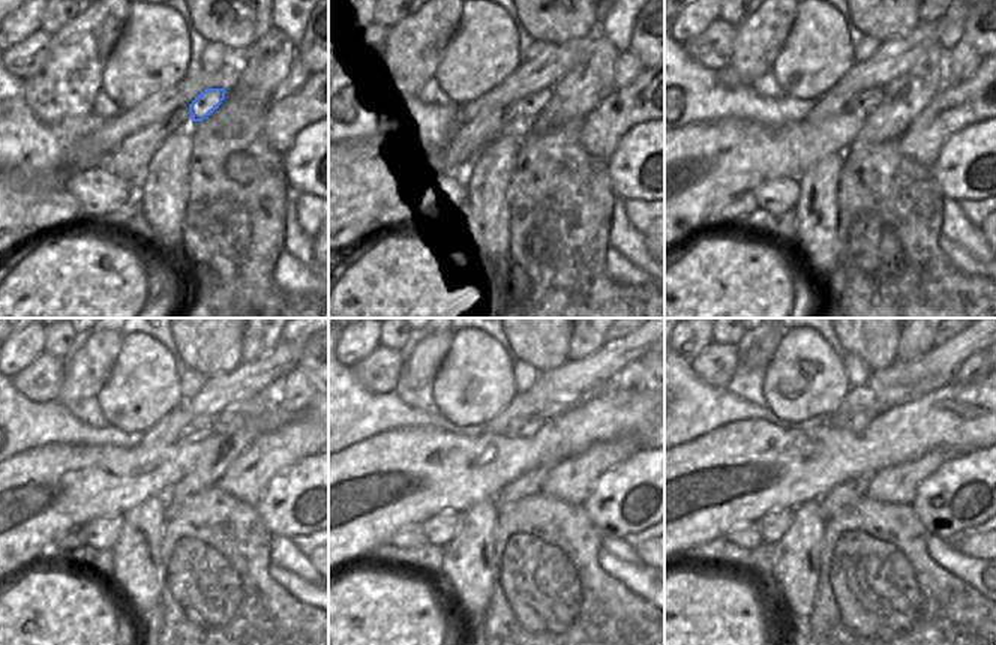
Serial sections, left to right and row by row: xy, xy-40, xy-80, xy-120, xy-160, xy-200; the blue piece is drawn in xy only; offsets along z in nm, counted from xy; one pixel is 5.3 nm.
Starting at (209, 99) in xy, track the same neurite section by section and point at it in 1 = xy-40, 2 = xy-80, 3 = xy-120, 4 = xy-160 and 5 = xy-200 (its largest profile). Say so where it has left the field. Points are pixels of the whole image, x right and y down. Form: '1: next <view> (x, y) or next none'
1: next xy-40 (531, 105)
2: next xy-80 (866, 102)
3: next xy-120 (200, 428)
4: next xy-160 (531, 426)
5: next xy-200 (849, 420)

